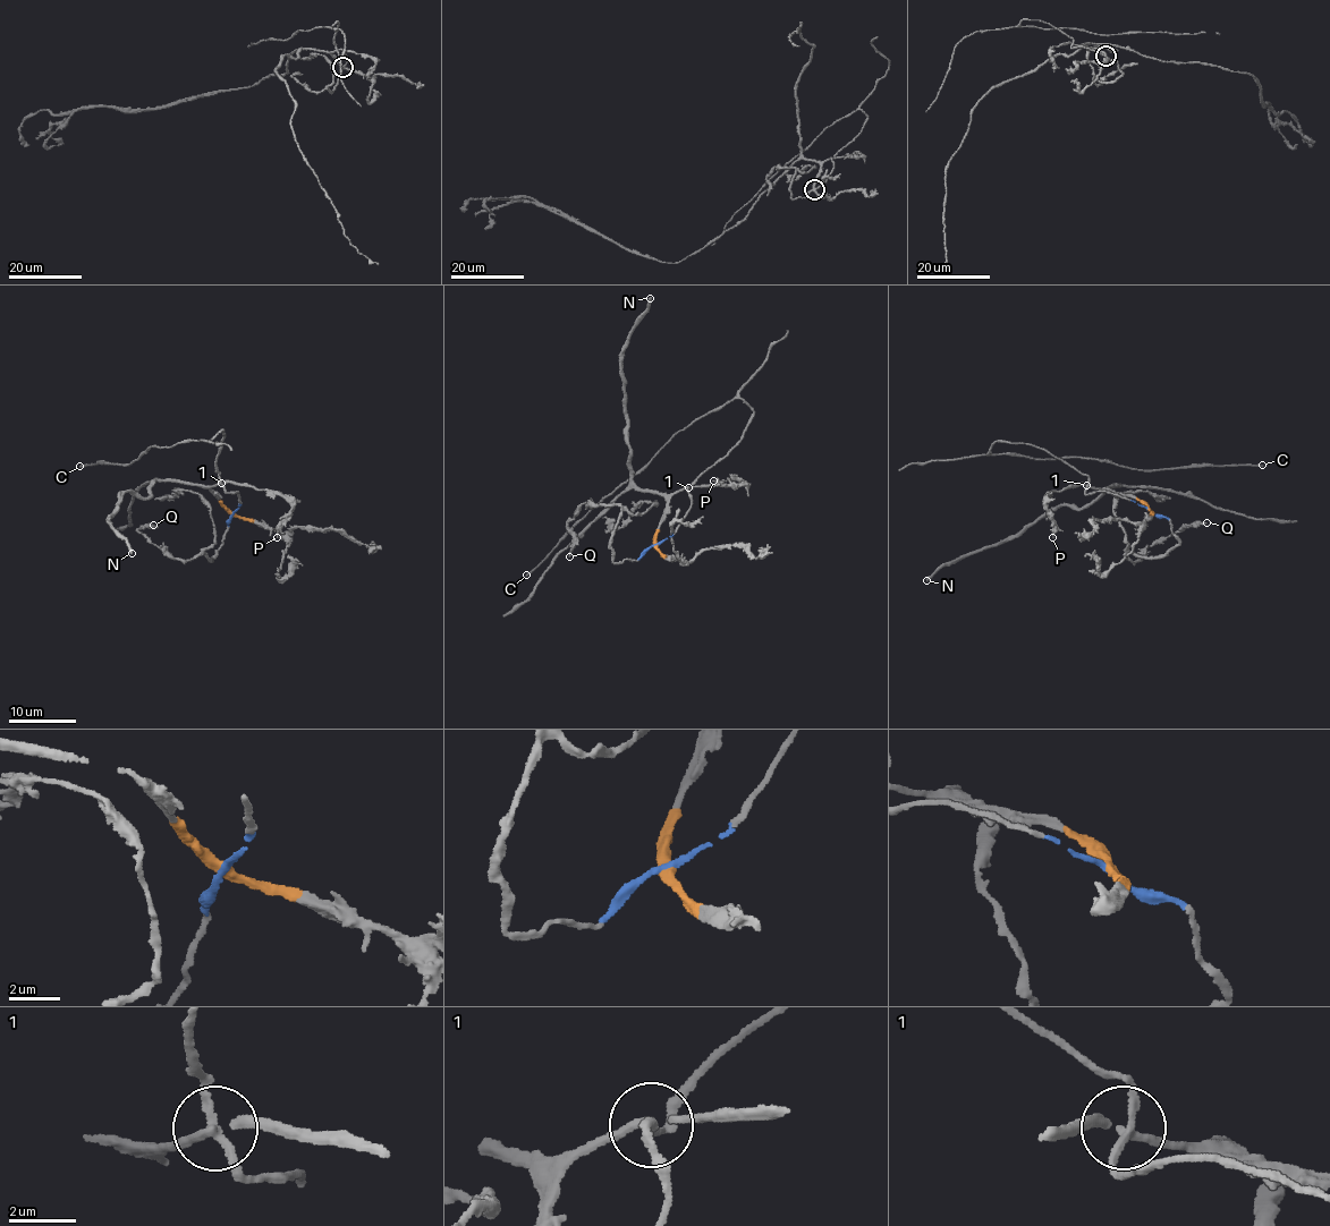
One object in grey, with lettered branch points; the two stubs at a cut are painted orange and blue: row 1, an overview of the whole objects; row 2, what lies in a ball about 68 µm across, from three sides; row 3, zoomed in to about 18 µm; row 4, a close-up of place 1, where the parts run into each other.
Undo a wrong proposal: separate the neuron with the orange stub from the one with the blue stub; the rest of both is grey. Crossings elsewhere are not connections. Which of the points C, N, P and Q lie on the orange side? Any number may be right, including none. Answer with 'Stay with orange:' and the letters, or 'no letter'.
Stay with orange: N, P

